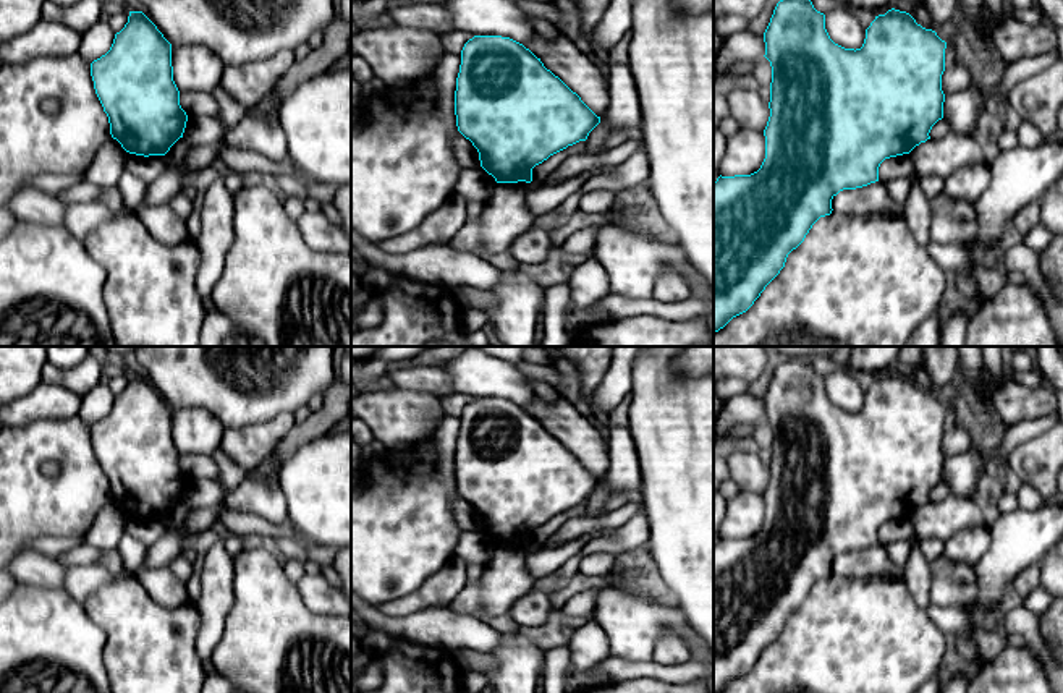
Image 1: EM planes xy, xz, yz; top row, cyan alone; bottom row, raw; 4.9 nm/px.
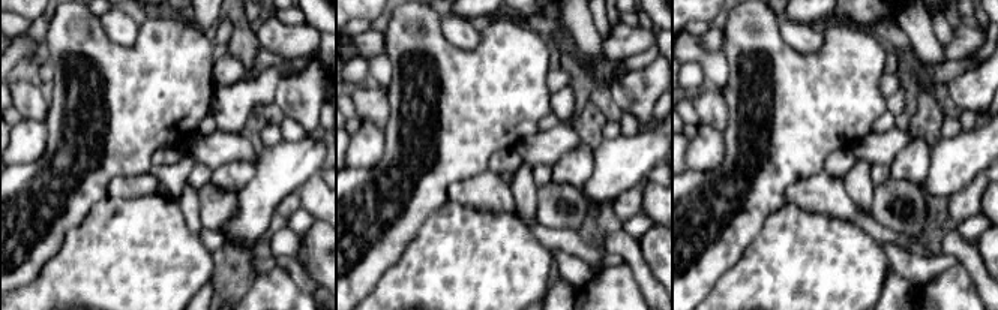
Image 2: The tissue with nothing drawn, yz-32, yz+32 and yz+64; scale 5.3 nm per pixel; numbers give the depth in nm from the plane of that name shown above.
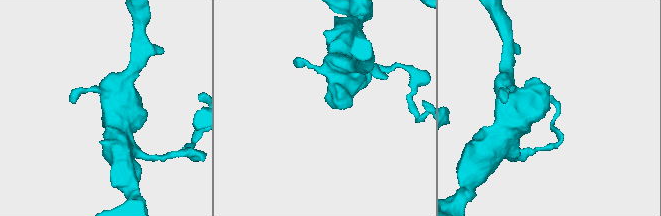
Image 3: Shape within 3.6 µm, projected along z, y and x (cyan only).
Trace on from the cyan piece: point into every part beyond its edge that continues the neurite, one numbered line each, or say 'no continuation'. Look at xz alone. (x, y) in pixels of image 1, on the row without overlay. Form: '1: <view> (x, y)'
no continuation

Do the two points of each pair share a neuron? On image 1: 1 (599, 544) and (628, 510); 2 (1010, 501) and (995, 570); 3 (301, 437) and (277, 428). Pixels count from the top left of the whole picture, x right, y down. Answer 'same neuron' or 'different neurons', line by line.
1: different neurons
2: different neurons
3: different neurons

